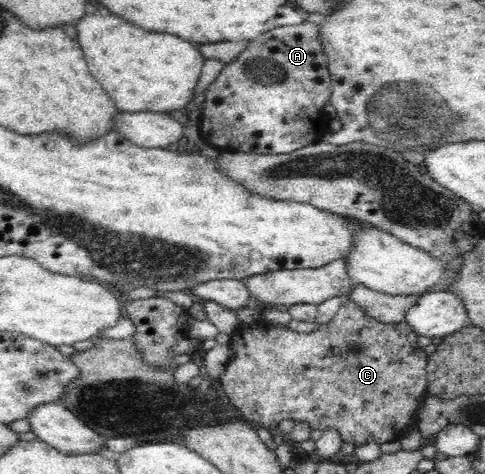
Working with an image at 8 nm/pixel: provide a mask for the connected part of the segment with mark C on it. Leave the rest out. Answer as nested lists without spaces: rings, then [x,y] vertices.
[[[348,300],[342,303],[336,312],[335,317],[328,323],[320,326],[318,330],[310,333],[293,332],[289,327],[273,326],[269,322],[261,321],[255,326],[239,326],[238,330],[230,335],[228,341],[231,349],[231,362],[227,365],[225,372],[219,376],[218,380],[221,382],[221,388],[225,391],[225,395],[229,397],[229,402],[241,411],[241,414],[248,421],[257,422],[260,428],[266,428],[268,431],[276,432],[281,420],[289,420],[292,418],[294,422],[307,422],[310,424],[312,430],[325,430],[325,428],[334,428],[339,432],[343,443],[349,442],[353,446],[361,446],[367,444],[369,441],[377,444],[385,444],[391,440],[399,439],[401,434],[407,429],[415,429],[418,421],[418,404],[420,398],[427,393],[427,377],[426,368],[428,357],[422,349],[416,349],[417,344],[416,334],[409,325],[405,322],[397,324],[381,323],[364,313],[364,310],[357,306],[354,302]]]

